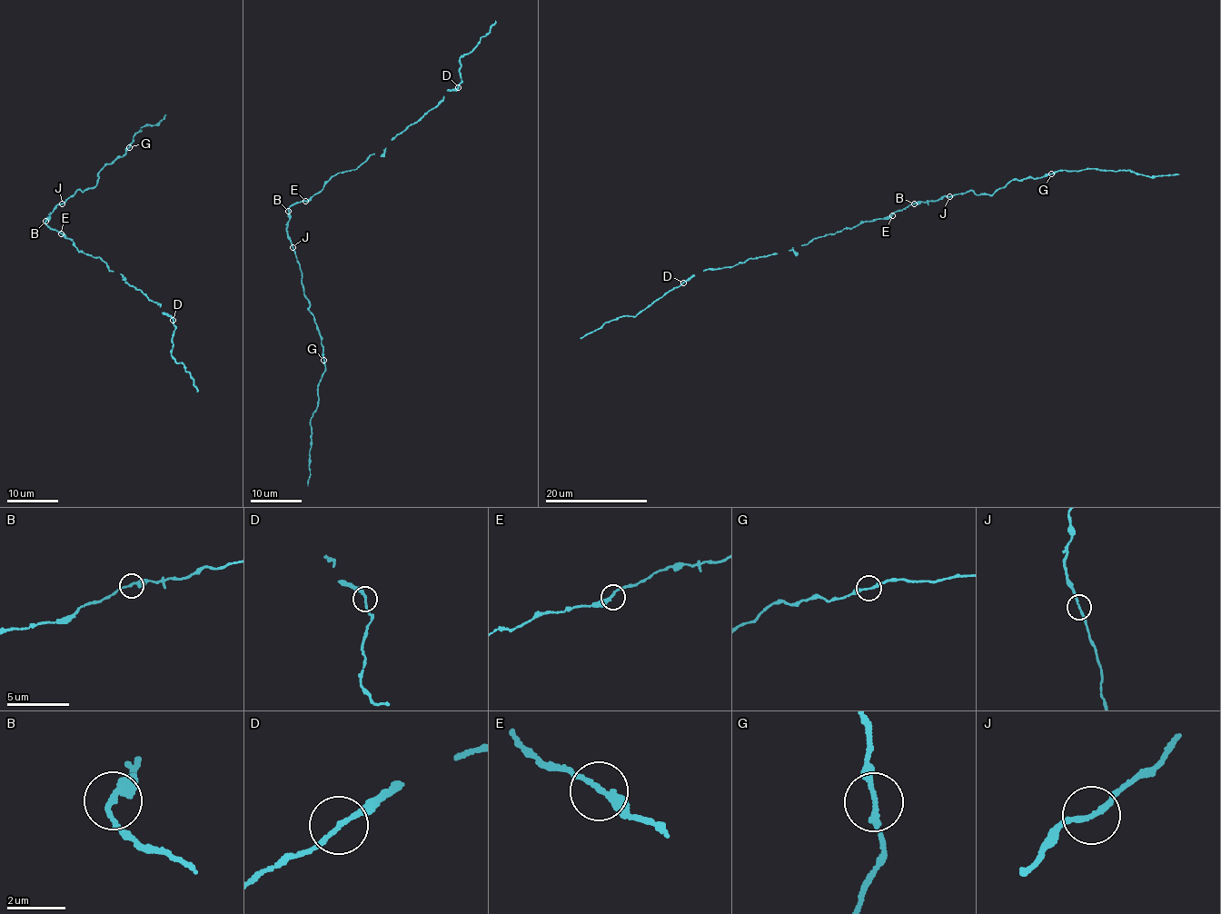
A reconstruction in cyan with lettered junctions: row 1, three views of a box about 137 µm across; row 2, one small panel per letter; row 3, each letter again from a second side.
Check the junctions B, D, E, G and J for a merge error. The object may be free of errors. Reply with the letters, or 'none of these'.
none of these

